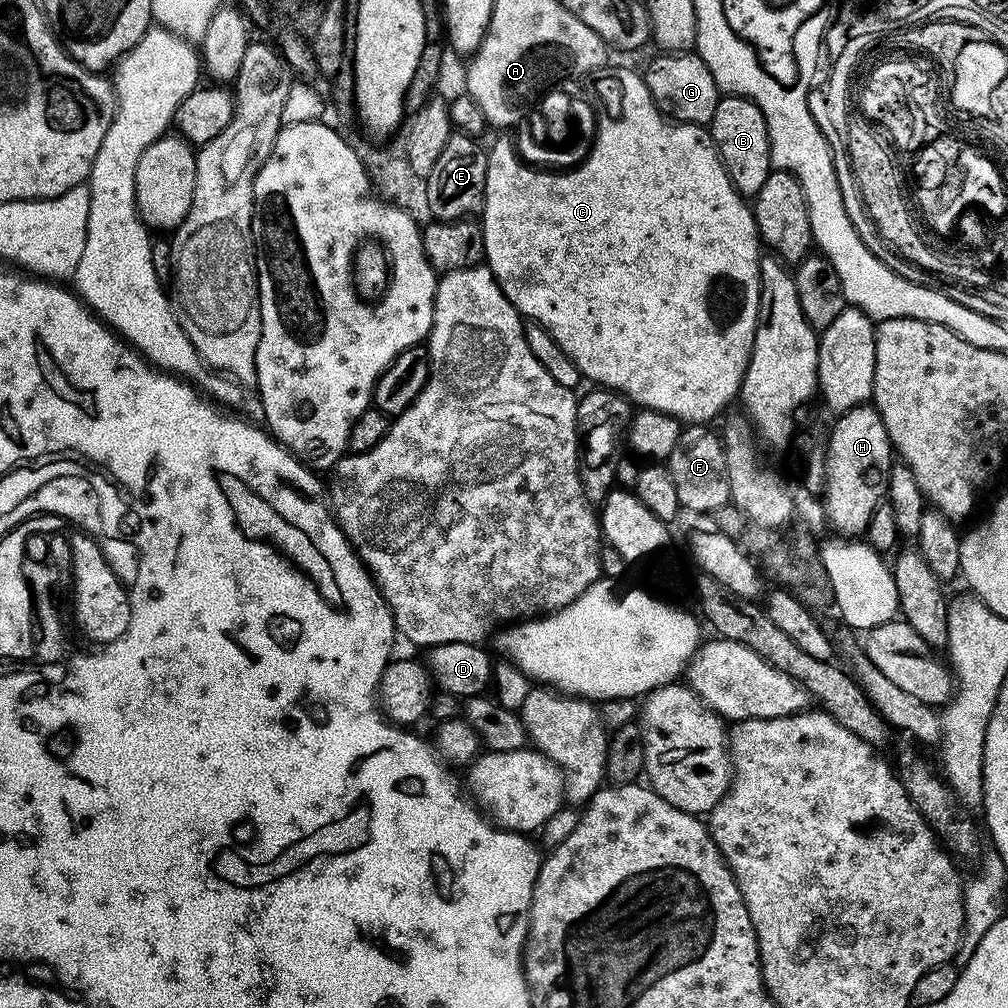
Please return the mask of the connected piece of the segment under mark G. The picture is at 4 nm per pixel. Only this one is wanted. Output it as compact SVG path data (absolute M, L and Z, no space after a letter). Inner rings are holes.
M660 54L657 57L649 62L648 72L643 73L656 107L665 116L682 124L711 125L722 93L704 59L699 54Z

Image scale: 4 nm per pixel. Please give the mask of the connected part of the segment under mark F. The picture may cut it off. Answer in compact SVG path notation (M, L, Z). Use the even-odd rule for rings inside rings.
M688 426L683 429L678 438L678 446L668 456L666 466L670 470L670 478L674 478L674 487L678 490L678 502L681 509L692 512L708 512L715 514L720 508L729 507L732 495L730 494L730 478L726 470L724 446L719 435L711 432L708 426Z

